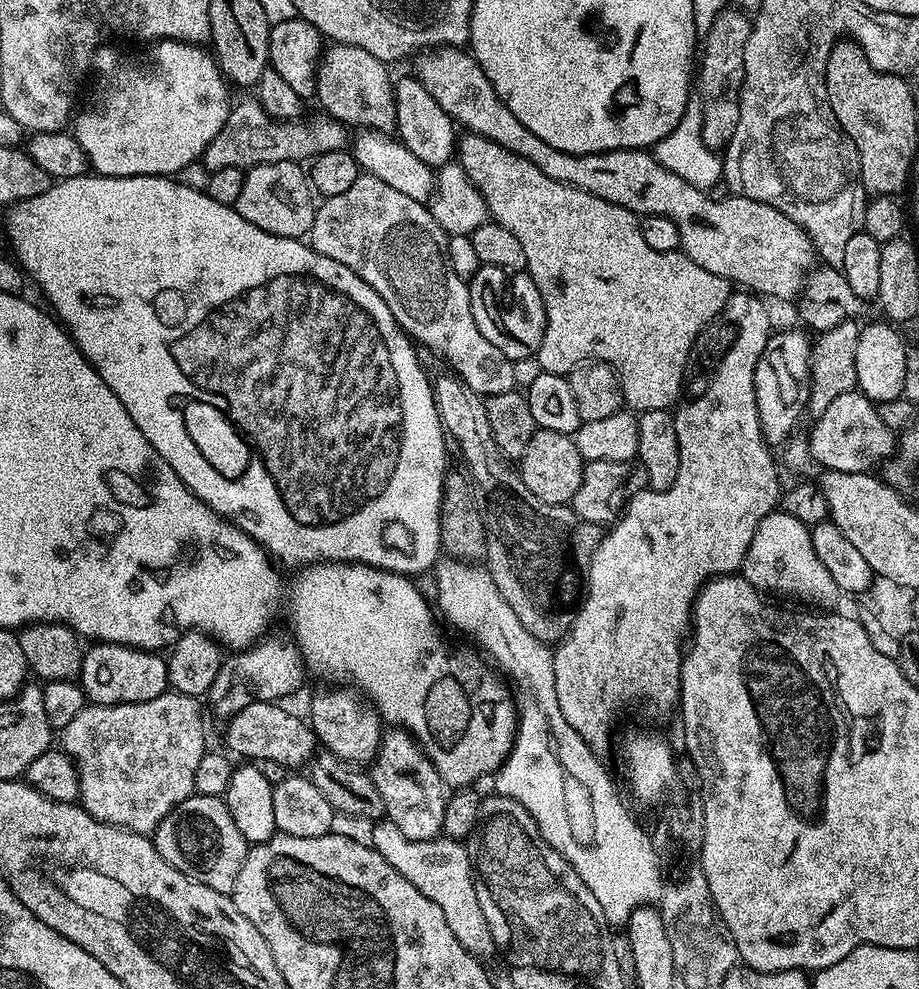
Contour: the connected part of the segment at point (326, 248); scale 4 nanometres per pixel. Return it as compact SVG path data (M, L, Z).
M361 174L350 190L327 197L317 207L310 247L318 254L334 258L334 262L342 262L342 266L354 270L354 274L365 280L379 294L382 302L390 306L390 314L394 314L409 337L417 345L424 344L420 346L427 351L435 352L470 390L487 398L511 392L517 387L513 361L508 360L494 342L482 338L482 330L478 330L478 322L474 322L468 284L454 274L448 261L448 236L442 226L434 222L434 214L427 203L406 198L406 194L394 190L394 186L386 186L382 178Z

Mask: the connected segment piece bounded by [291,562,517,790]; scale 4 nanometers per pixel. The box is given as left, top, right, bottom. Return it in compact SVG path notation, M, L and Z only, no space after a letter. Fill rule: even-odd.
M331 562L307 565L299 569L295 576L296 581L292 584L293 634L291 633L291 635L300 649L300 657L304 661L305 669L311 675L313 672L316 676L332 676L338 679L335 681L351 682L357 689L363 690L372 707L379 712L381 721L385 725L404 728L407 732L411 732L416 743L420 745L420 749L428 755L430 762L434 762L445 785L459 790L465 786L475 785L474 782L479 776L491 777L496 769L504 763L504 759L508 757L508 752L515 742L517 715L516 706L510 699L509 685L504 682L500 684L501 677L497 675L493 665L483 655L480 655L481 657L475 656L472 652L448 653L444 649L444 640L440 637L435 622L432 621L433 605L427 597L419 592L417 581L407 576L400 576L397 572L387 572L365 564L334 564Z

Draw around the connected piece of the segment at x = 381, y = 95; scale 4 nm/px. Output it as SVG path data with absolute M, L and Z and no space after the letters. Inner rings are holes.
M334 42L328 47L321 53L321 61L317 65L315 97L323 107L321 109L345 127L393 133L397 108L394 80L390 78L387 63L360 46Z

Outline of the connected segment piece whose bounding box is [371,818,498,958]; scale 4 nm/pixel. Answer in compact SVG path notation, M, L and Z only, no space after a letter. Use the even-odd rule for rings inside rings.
M387 818L374 823L374 842L376 849L410 886L422 890L442 915L446 918L450 930L454 930L454 938L462 942L469 954L477 958L485 958L492 951L497 951L497 944L492 940L490 926L486 922L486 914L482 914L482 906L478 906L478 894L474 894L474 878L472 877L472 860L468 857L468 849L459 840L437 838L435 840L408 840L394 822Z

